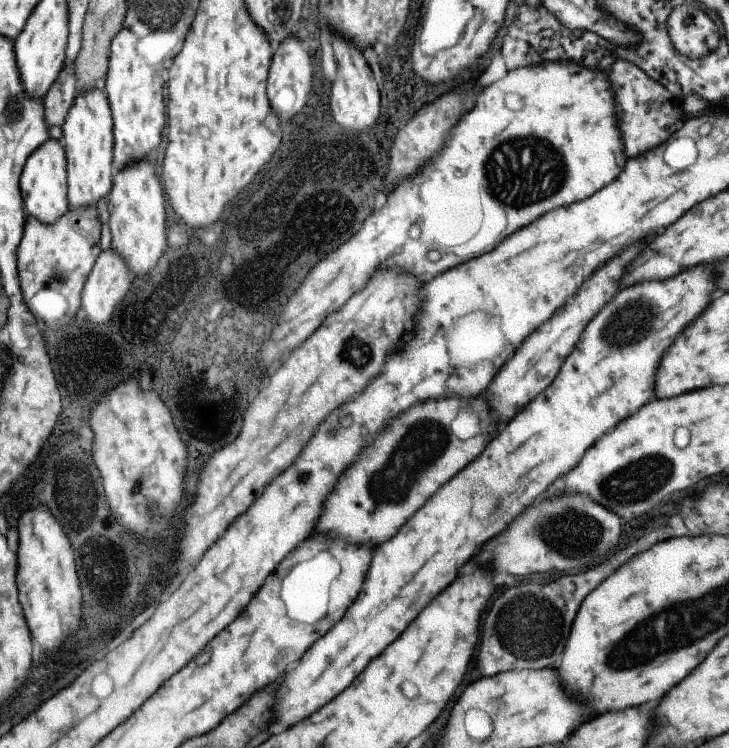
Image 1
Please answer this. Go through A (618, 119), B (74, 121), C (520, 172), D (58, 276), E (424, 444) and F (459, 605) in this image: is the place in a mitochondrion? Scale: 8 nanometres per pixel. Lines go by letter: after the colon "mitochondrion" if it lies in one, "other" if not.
A: other
B: other
C: mitochondrion
D: mitochondrion
E: mitochondrion
F: other

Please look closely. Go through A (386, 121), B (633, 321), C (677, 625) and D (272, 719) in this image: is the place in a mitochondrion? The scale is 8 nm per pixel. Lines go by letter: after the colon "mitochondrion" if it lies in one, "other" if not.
A: other
B: mitochondrion
C: mitochondrion
D: other

